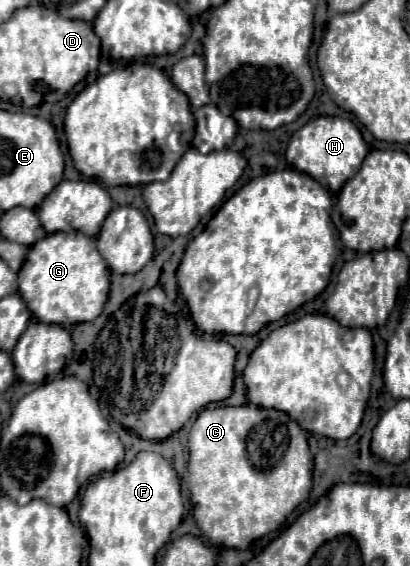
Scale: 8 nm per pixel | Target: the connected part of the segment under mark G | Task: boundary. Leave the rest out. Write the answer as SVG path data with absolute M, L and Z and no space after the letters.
M81 232L47 234L31 246L21 268L23 274L19 270L19 294L41 322L73 328L79 322L95 320L103 312L109 296L109 268L103 262L93 238Z

